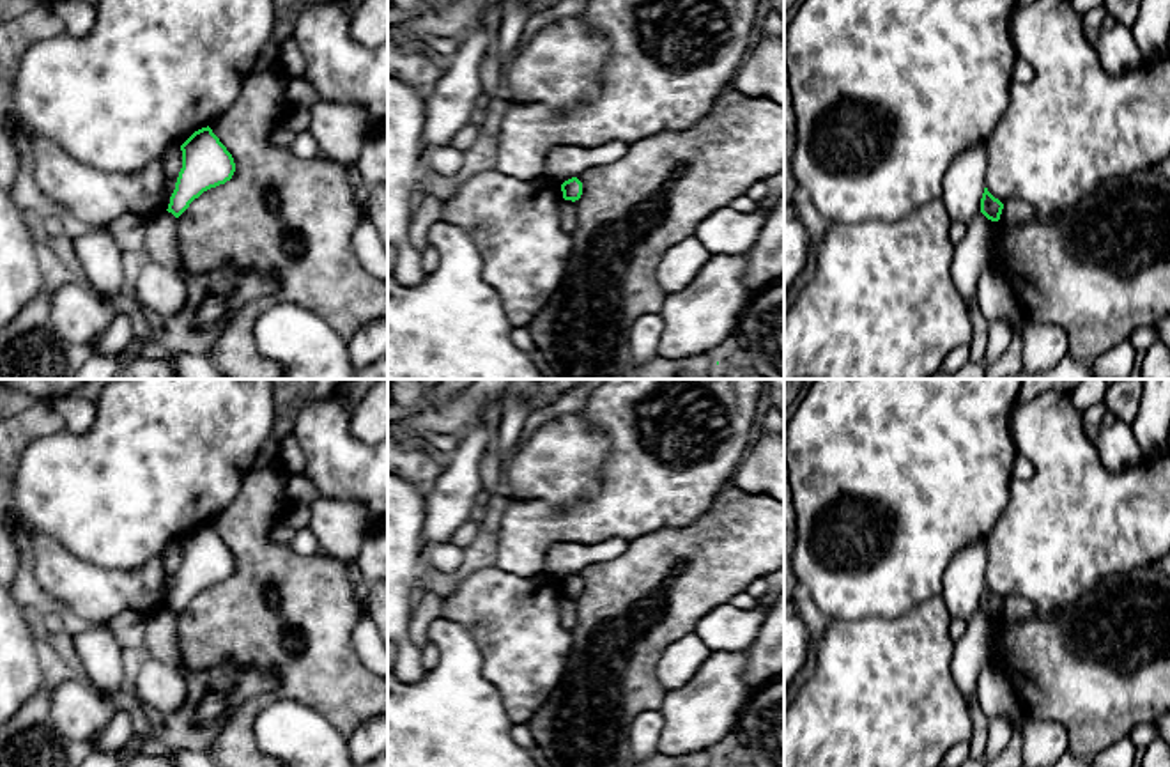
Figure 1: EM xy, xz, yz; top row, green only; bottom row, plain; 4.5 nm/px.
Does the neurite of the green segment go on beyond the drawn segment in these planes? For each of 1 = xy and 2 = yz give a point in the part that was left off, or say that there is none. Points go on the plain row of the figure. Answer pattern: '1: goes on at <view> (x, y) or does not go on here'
1: does not go on here
2: does not go on here

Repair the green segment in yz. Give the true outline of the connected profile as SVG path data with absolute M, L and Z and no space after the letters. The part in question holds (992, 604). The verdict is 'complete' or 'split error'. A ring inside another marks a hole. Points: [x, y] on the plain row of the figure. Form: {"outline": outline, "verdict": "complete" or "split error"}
{"outline": "M984 585L982 595L981 595L981 609L991 616L991 618L998 618L1000 611L1002 611L1004 600L995 595L988 585Z", "verdict": "complete"}

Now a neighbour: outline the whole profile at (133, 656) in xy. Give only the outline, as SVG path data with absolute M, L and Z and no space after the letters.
M122 645L120 650L124 664L124 686L122 693L133 696L150 730L161 730L166 723L165 712L152 703L140 701L136 696L136 675L142 664L150 657L143 645Z

